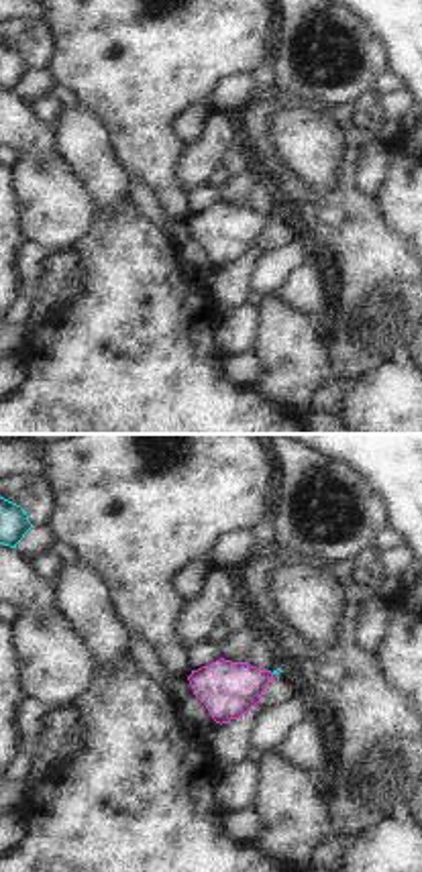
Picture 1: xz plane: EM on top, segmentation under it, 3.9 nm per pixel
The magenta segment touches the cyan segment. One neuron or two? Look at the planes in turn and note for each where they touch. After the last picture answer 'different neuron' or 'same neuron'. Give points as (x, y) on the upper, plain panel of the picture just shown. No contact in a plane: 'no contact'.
no contact

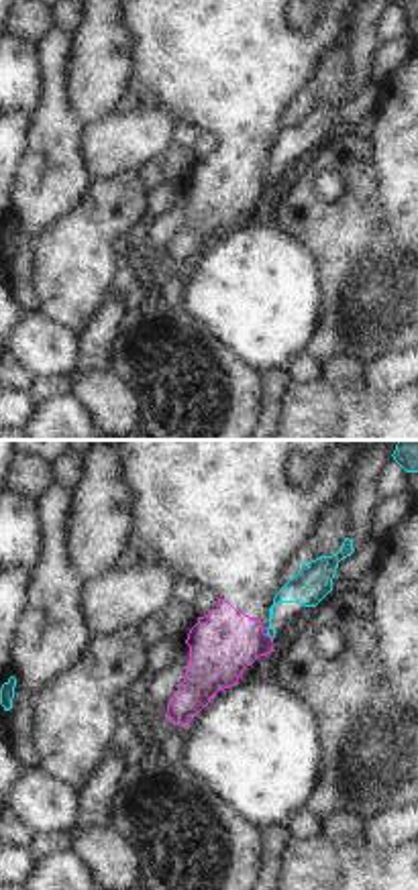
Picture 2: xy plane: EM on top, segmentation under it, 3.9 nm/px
contact (270, 182)

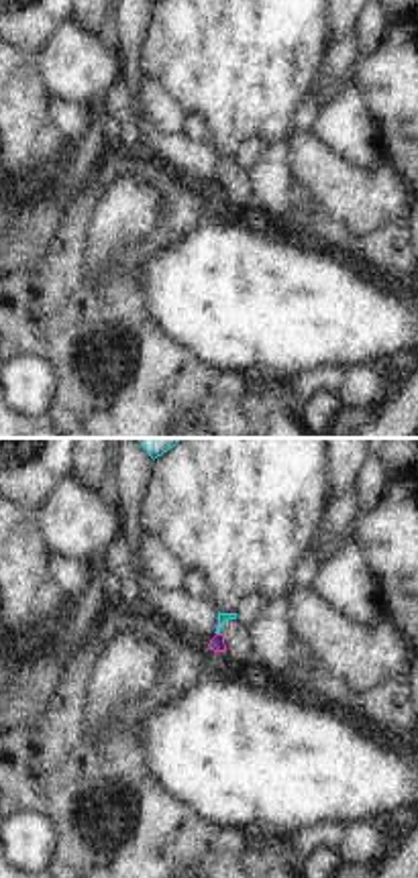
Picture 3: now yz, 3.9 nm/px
no contact

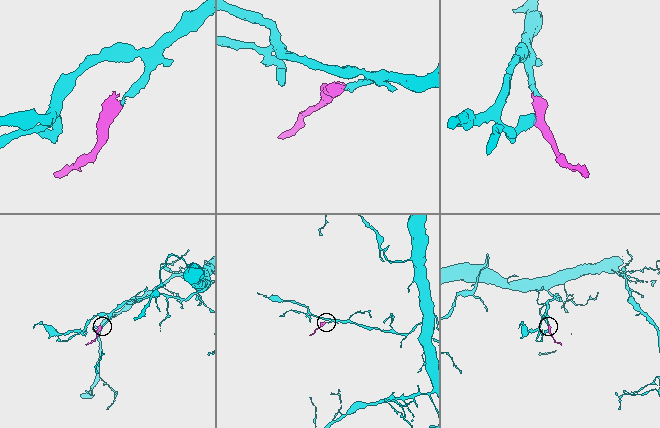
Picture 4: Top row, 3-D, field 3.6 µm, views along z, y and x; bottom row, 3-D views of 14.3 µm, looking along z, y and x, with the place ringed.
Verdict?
different neuron

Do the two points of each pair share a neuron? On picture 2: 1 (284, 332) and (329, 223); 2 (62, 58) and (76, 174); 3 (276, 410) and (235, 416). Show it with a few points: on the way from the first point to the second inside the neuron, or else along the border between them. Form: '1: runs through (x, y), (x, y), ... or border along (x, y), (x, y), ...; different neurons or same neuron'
1: border along (278, 225), (294, 233), (315, 255), (327, 302); different neurons
2: runs through (56, 86), (56, 145); same neuron
3: border along (266, 375), (266, 410), (259, 418); different neurons

